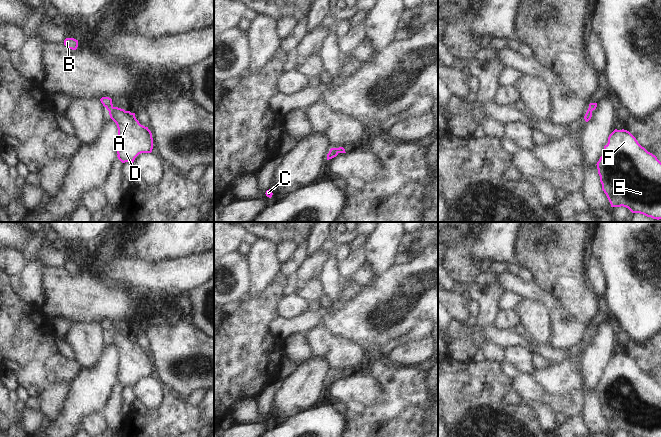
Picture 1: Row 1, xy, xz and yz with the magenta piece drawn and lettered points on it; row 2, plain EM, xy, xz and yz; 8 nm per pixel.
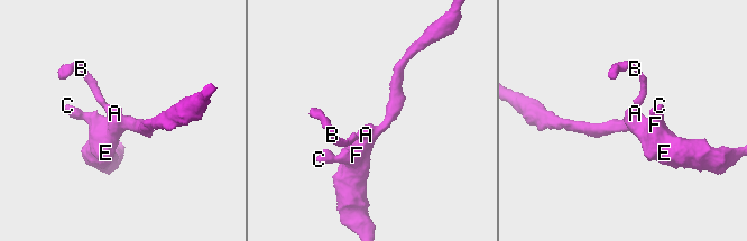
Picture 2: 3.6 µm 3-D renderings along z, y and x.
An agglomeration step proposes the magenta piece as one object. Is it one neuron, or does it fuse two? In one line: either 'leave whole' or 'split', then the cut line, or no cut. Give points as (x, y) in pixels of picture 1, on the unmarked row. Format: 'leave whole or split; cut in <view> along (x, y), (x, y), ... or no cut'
leave whole; no cut

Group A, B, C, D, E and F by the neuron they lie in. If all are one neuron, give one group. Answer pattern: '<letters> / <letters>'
A B C D E F

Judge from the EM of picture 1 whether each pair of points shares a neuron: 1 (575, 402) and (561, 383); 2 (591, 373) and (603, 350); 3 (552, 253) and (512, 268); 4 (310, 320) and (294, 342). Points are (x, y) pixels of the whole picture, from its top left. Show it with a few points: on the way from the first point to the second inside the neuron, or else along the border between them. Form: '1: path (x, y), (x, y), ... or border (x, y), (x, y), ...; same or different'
1: path (570, 397), (562, 388); same
2: path (593, 367), (597, 356); same
3: border (517, 262), (526, 268), (534, 279); different
4: border (303, 333), (291, 333), (284, 338); different

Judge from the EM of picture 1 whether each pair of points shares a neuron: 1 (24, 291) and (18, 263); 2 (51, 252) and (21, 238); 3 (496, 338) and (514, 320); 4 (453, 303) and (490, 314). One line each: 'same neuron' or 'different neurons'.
1: different neurons
2: same neuron
3: different neurons
4: different neurons

